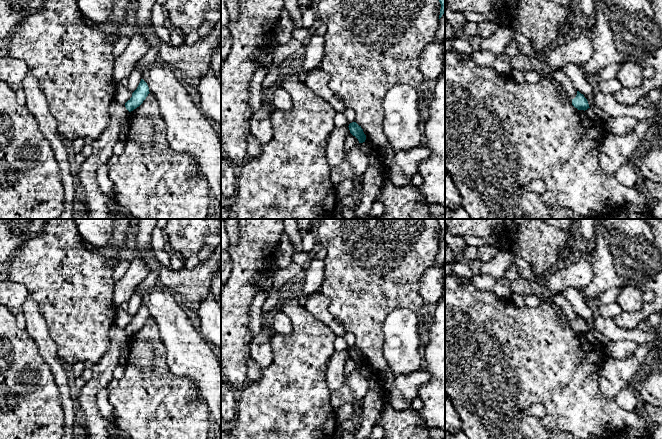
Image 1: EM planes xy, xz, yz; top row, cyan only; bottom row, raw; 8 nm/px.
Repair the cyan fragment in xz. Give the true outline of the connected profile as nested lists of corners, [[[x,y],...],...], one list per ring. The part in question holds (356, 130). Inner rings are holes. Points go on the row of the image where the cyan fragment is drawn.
[[[352,122],[349,124],[348,127],[349,127],[350,133],[358,139],[359,143],[365,142],[366,135],[364,134],[361,126],[359,126],[356,122]]]

